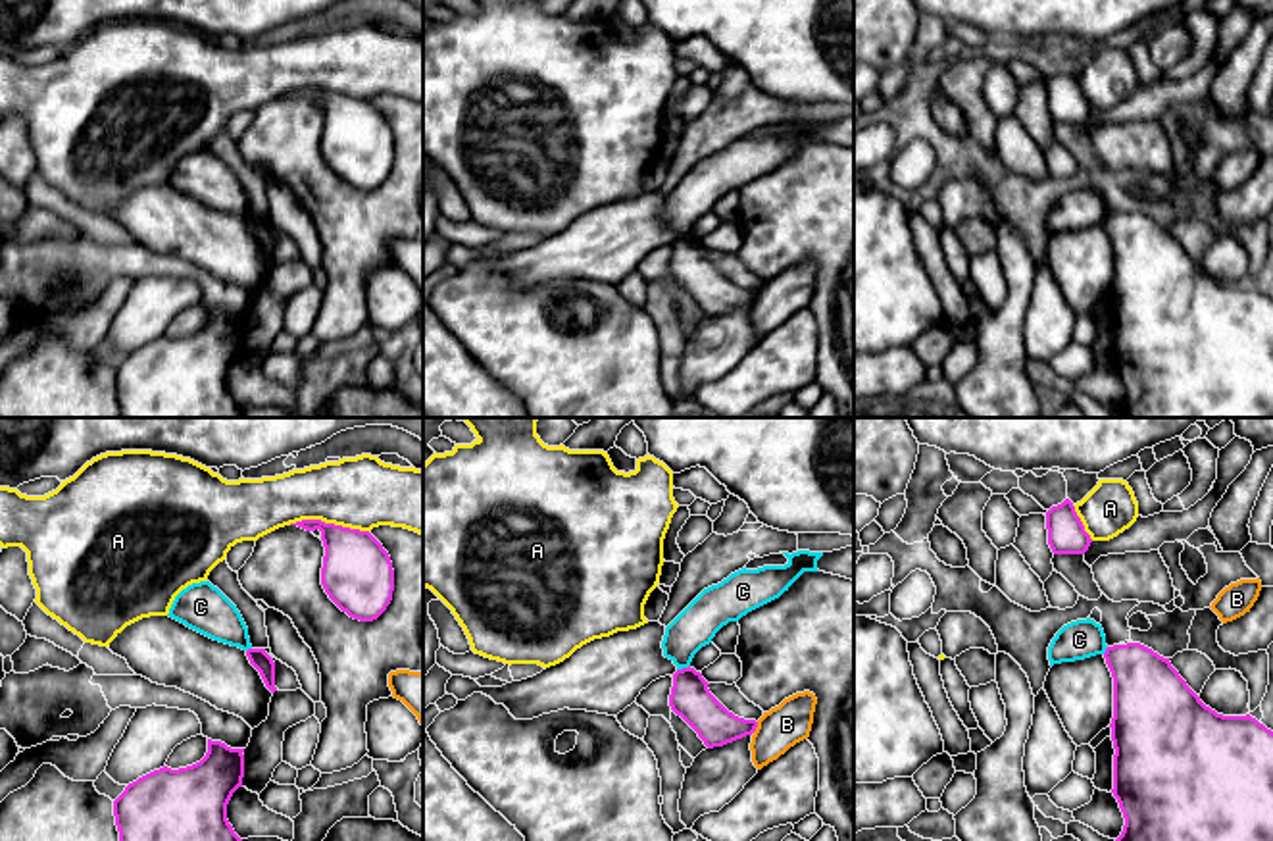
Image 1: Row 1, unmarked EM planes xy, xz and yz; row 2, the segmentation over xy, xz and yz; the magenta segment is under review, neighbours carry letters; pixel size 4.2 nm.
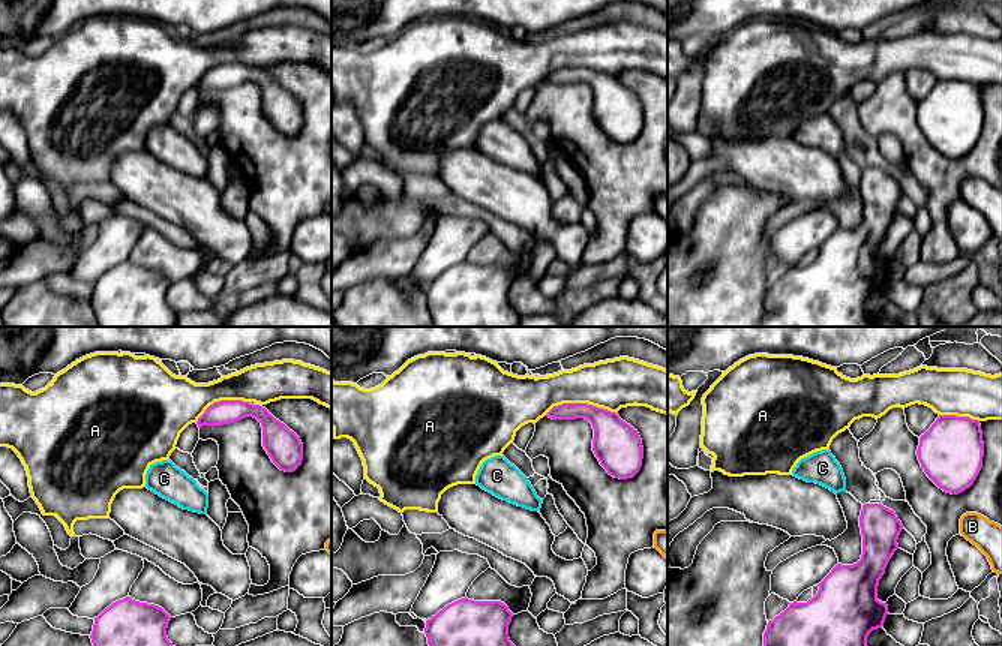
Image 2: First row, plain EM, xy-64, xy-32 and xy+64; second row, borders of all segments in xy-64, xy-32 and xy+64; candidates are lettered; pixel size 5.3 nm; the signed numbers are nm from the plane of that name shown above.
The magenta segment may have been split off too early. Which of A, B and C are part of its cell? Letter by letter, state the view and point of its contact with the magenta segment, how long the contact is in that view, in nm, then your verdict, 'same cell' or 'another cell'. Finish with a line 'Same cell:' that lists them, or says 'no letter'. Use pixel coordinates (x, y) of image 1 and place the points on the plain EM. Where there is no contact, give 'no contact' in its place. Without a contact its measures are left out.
A: contact xy (329, 93); length 340 nm; another cell
B: contact xz (756, 295); length 50 nm; another cell
C: contact xz (683, 237); length 60 nm; another cell
Same cell: no letter

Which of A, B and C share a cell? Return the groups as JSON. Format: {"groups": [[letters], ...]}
{"groups": [["A"], ["B"], ["C"]]}

